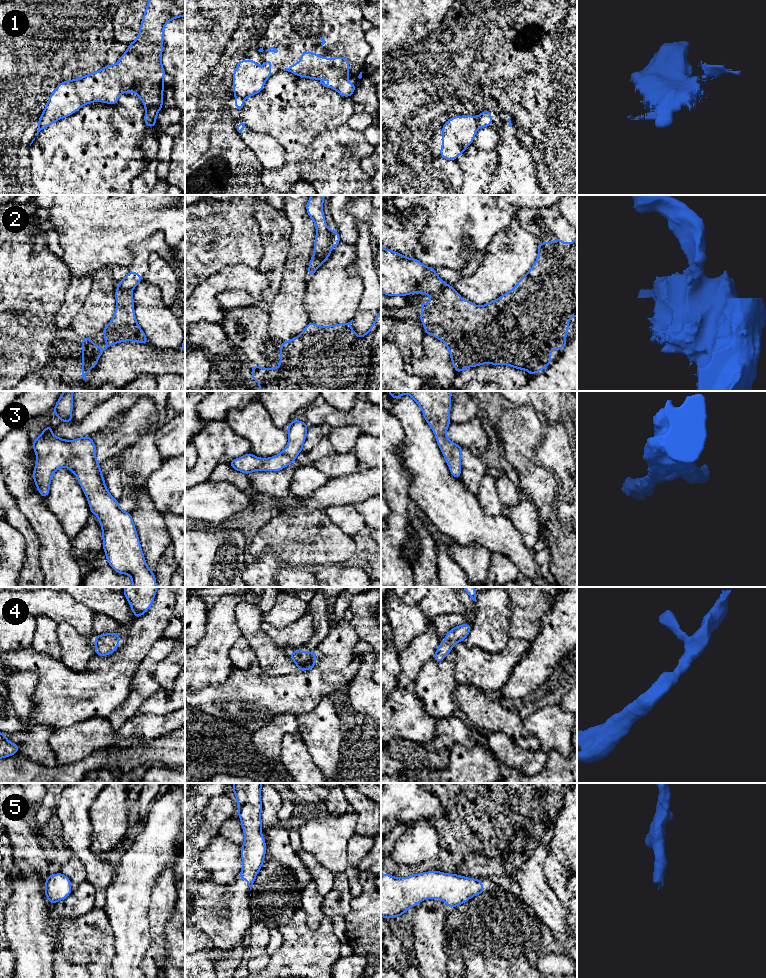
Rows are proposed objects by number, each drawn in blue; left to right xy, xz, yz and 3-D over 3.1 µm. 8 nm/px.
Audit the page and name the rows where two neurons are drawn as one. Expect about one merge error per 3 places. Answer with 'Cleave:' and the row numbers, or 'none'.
Cleave: 1, 2

